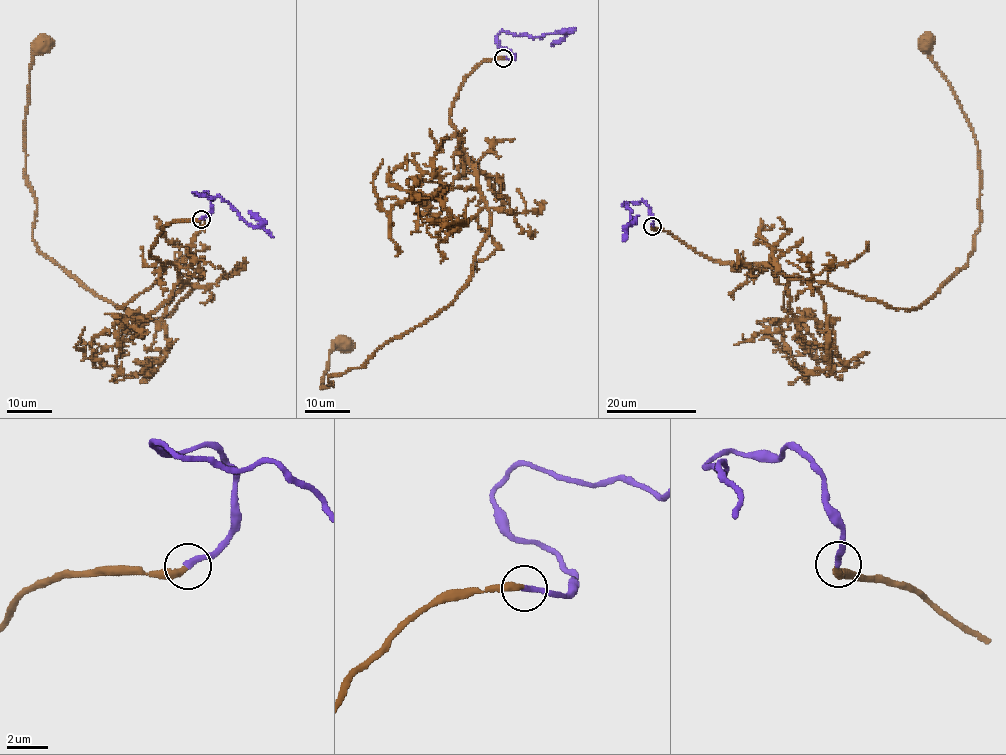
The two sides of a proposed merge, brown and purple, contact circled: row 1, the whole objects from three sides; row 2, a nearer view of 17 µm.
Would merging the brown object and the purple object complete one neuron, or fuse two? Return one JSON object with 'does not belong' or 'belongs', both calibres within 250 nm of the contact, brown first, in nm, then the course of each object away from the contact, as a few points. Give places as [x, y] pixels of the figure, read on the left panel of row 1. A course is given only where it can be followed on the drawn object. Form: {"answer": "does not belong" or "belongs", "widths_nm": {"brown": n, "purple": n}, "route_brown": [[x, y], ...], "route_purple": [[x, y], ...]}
{"answer": "belongs", "widths_nm": {"brown": 300, "purple": 320}, "route_brown": [[201, 219], [169, 222], [149, 250], [192, 285], [169, 316], [96, 296], [38, 250], [24, 115], [42, 43]], "route_purple": [[201, 219], [210, 212], [211, 199], [194, 192], [221, 196], [258, 226], [263, 221], [249, 210]]}

